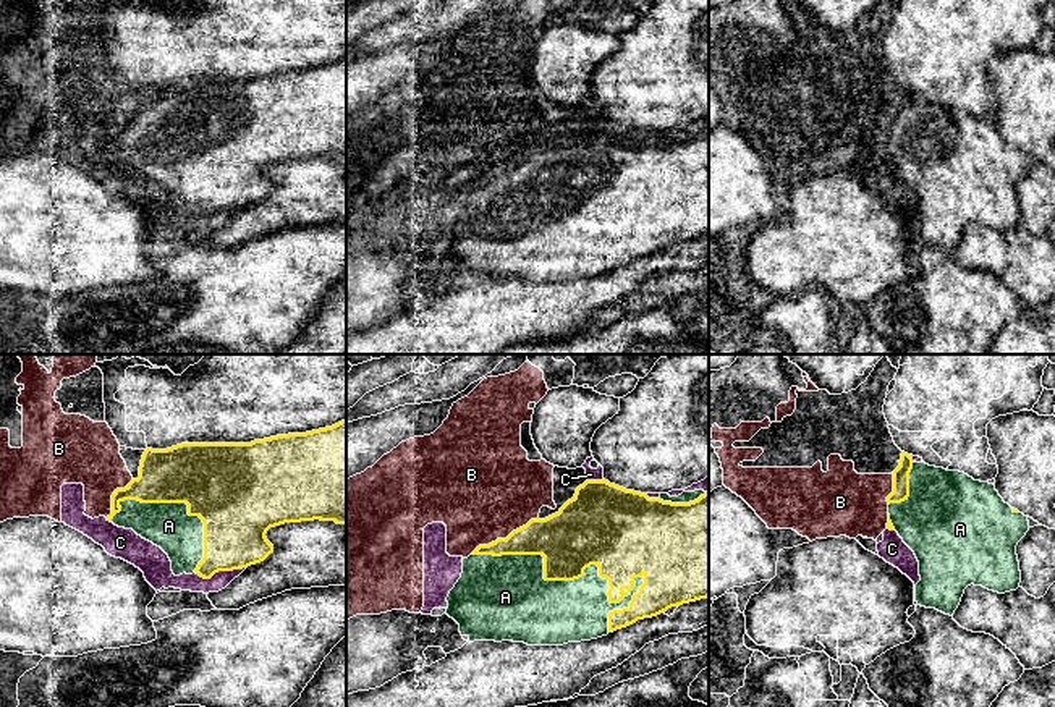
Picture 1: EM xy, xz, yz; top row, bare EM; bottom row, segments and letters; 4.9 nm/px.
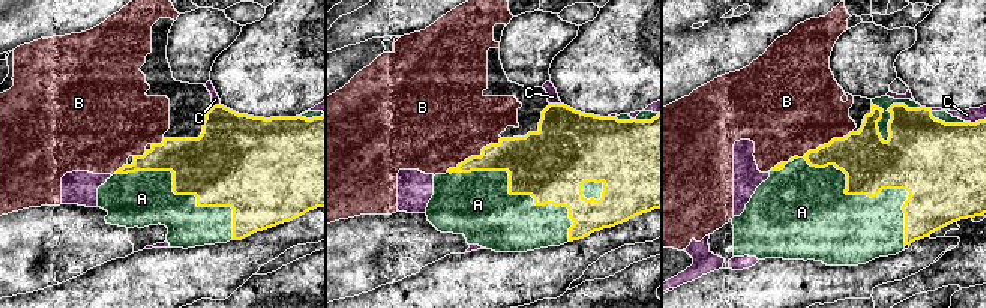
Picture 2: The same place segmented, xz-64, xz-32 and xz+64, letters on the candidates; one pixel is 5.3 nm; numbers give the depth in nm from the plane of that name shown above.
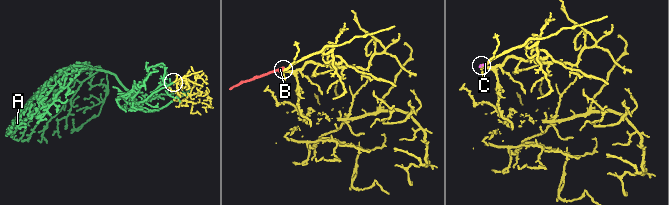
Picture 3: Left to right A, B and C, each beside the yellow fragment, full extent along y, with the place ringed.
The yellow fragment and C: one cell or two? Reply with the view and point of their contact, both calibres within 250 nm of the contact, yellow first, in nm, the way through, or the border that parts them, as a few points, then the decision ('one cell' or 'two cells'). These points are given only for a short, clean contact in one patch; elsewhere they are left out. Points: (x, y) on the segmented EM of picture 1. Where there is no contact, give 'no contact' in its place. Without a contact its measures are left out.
contact xy (219, 570); calibres 320 and 90 nm; two cells

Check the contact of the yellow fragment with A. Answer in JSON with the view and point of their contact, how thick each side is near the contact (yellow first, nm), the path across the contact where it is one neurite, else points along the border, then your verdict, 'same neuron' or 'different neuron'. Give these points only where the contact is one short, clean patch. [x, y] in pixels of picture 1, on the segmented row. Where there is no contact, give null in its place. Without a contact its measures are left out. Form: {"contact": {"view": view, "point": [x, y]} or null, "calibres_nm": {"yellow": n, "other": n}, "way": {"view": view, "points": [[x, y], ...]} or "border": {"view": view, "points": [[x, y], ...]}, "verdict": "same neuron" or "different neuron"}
{"contact": {"view": "xz", "point": [563, 579]}, "calibres_nm": {"yellow": 320, "other": 360}, "verdict": "same neuron"}

